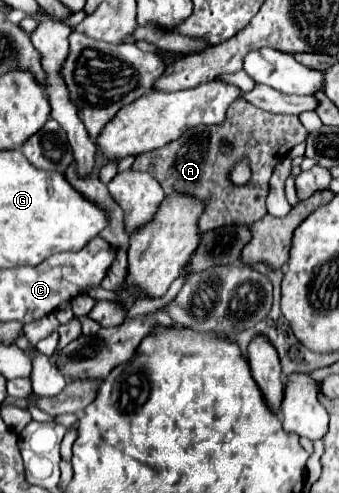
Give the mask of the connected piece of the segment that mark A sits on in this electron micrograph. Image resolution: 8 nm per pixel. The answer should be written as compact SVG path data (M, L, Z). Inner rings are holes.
M235 100L231 104L231 108L227 110L227 116L221 124L217 126L207 126L207 128L191 128L187 130L179 140L155 150L155 152L147 152L147 154L139 154L131 166L131 170L141 170L141 172L149 172L151 176L155 176L155 180L159 180L159 184L165 190L165 196L169 196L171 192L183 192L195 198L201 198L205 202L205 210L199 216L199 230L213 230L219 226L227 226L227 224L237 224L237 222L245 222L245 224L253 224L257 220L261 220L267 214L265 208L265 198L269 192L269 178L273 174L273 168L287 158L287 152L295 146L301 144L307 138L307 130L303 128L303 124L299 122L297 116L283 116L283 114L271 114L265 110L255 108L253 104L249 104L247 100ZM223 146L231 146L233 152L231 154L223 154L221 148ZM241 158L249 158L251 160L251 182L247 186L233 186L229 182L229 168L241 160Z

